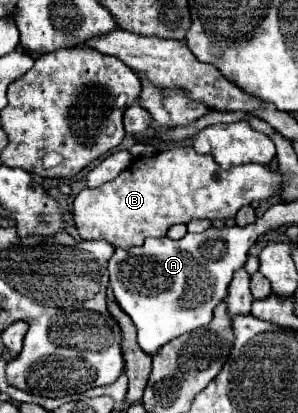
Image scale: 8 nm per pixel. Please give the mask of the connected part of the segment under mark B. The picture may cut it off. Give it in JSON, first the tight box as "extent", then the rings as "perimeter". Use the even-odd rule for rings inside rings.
{"extent":[74,146,280,248],"perimeter":[[[176,146],[170,150],[160,152],[158,156],[152,158],[136,158],[128,170],[124,170],[116,180],[92,190],[84,188],[76,198],[74,198],[74,224],[84,240],[106,240],[116,248],[130,248],[130,246],[140,246],[148,236],[152,238],[162,238],[166,236],[168,228],[172,224],[188,224],[190,220],[200,220],[200,218],[234,218],[236,212],[242,206],[252,204],[254,200],[266,200],[280,192],[280,168],[272,170],[270,166],[260,166],[260,164],[244,164],[244,166],[234,166],[230,170],[222,170],[212,156],[202,156],[196,154],[194,148],[190,146]]]}

